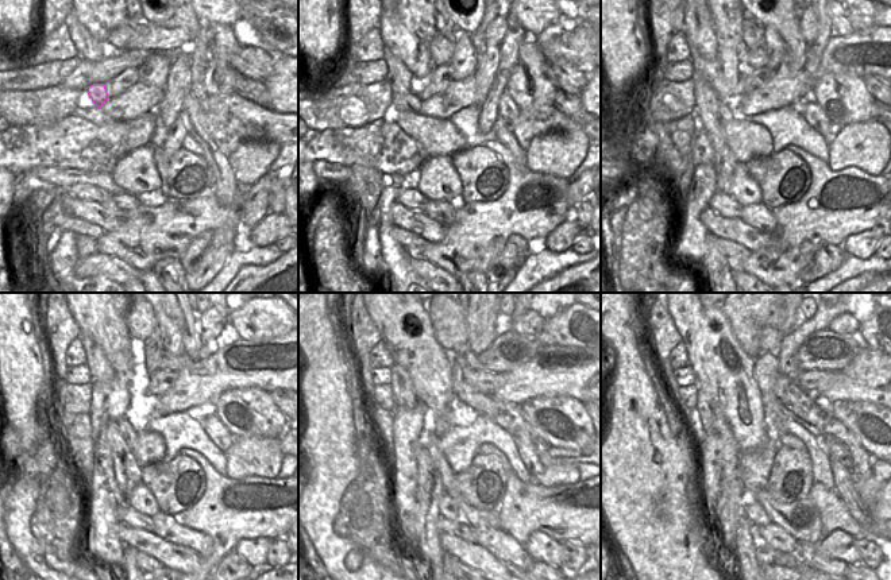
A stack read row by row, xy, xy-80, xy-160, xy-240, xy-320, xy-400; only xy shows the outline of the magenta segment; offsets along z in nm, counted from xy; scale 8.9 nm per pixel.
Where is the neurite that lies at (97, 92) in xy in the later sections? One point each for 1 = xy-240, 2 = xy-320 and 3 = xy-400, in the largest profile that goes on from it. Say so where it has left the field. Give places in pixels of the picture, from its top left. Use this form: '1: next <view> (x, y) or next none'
1: next xy-240 (130, 436)
2: next xy-320 (475, 518)
3: next xy-400 (801, 519)

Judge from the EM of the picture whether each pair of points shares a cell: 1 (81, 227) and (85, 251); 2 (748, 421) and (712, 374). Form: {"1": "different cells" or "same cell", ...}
{"1": "different cells", "2": "same cell"}

